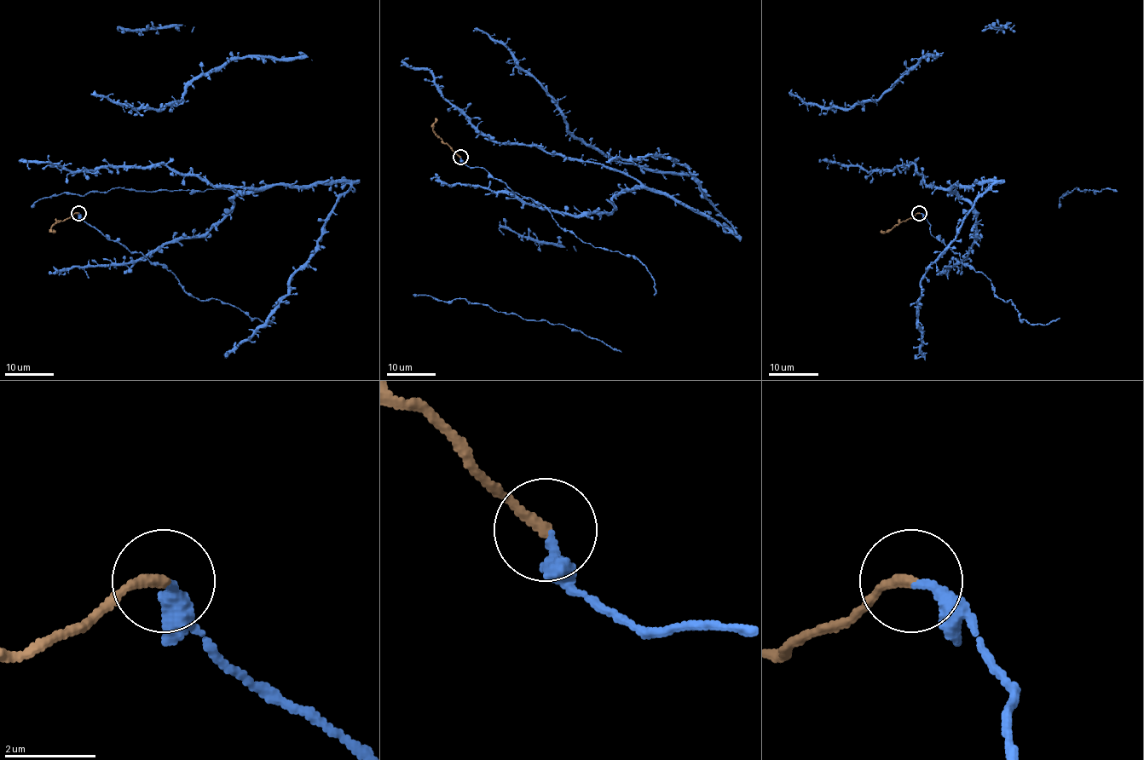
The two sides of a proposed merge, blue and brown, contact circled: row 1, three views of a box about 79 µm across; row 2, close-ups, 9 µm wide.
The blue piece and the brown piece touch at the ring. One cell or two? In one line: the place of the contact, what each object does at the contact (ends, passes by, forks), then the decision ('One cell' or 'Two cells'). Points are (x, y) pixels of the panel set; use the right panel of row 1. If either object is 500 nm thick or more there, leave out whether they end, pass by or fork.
Place: (919, 213). At the ring blue ends. At the ring brown ends. One cell

